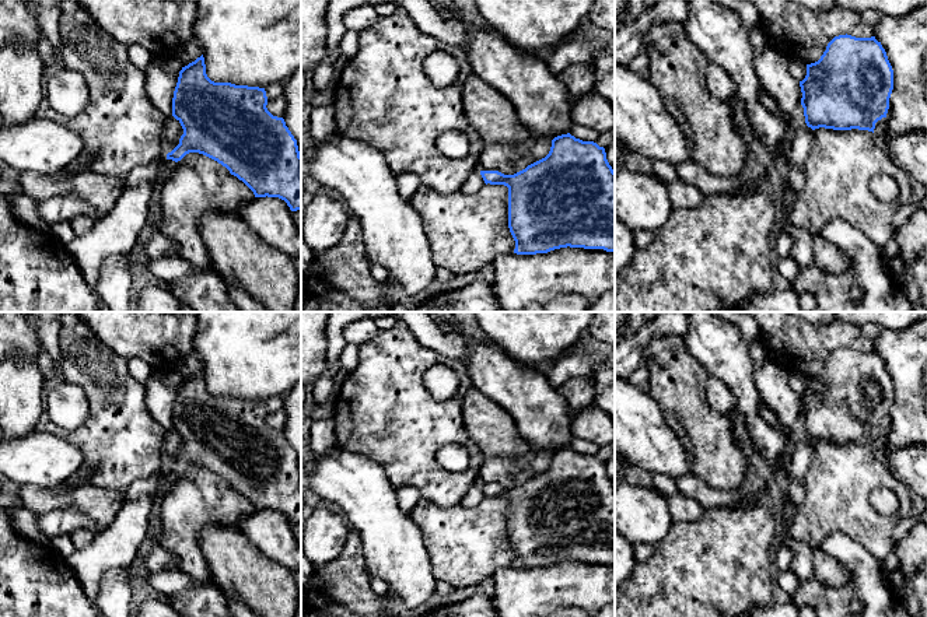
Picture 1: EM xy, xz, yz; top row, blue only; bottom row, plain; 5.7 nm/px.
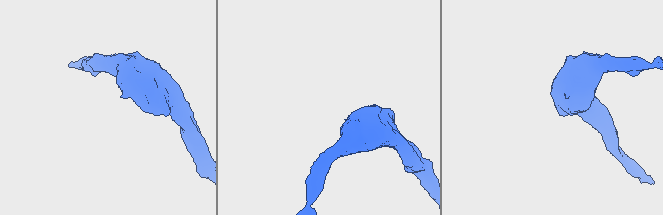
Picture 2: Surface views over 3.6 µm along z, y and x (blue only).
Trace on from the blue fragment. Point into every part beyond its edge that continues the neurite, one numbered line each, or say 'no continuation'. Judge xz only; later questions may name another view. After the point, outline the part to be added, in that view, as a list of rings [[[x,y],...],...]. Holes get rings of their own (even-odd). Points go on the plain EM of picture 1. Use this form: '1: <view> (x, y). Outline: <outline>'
no continuation

